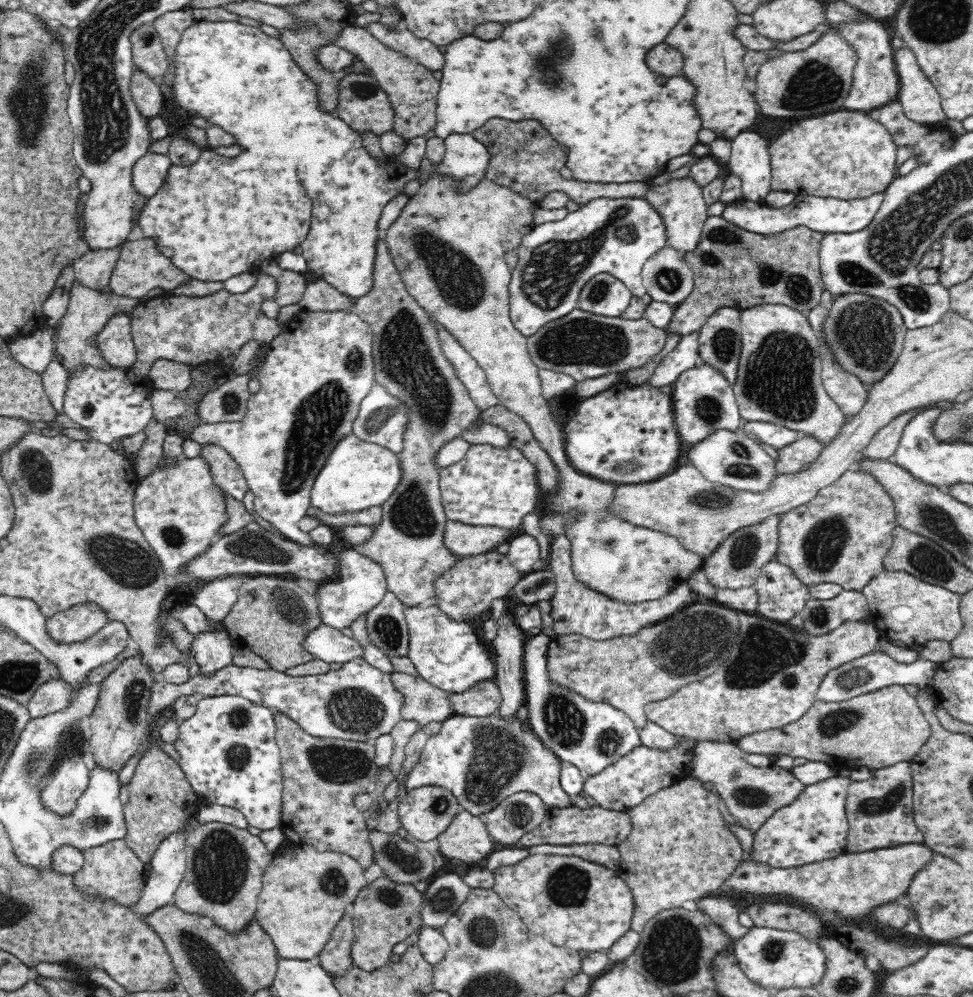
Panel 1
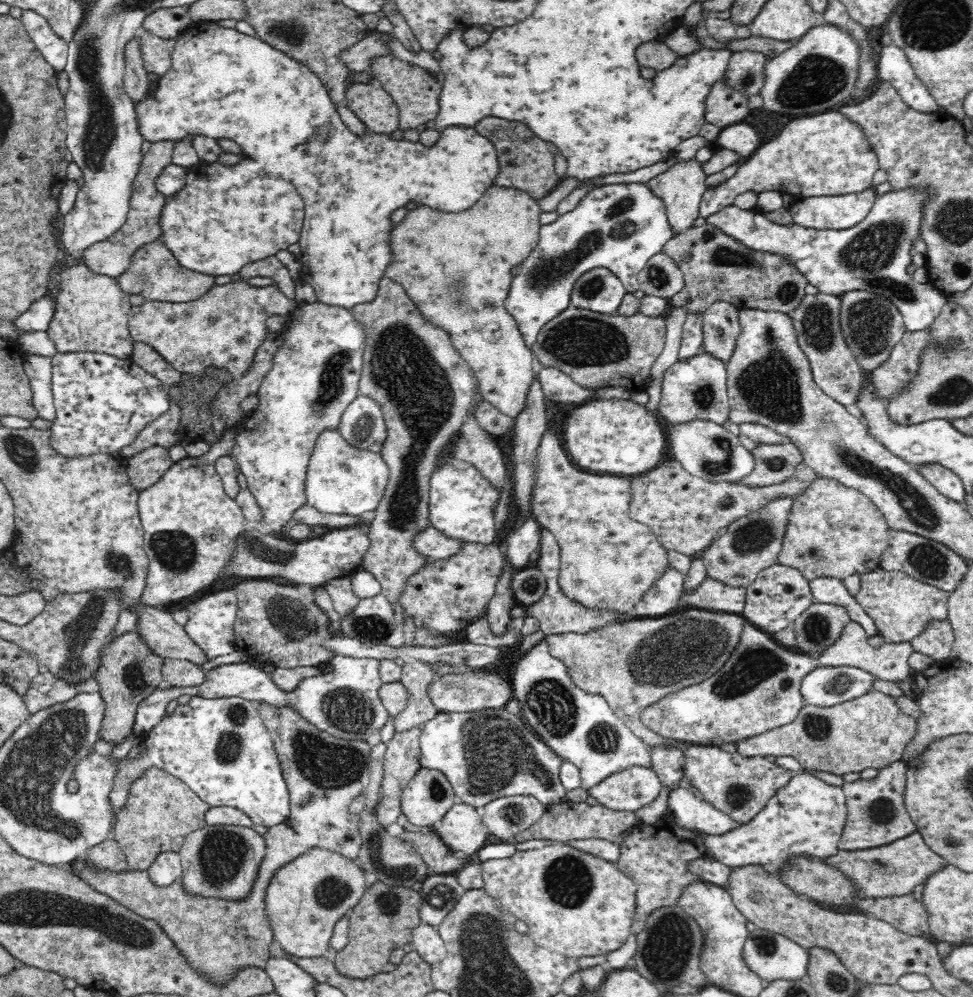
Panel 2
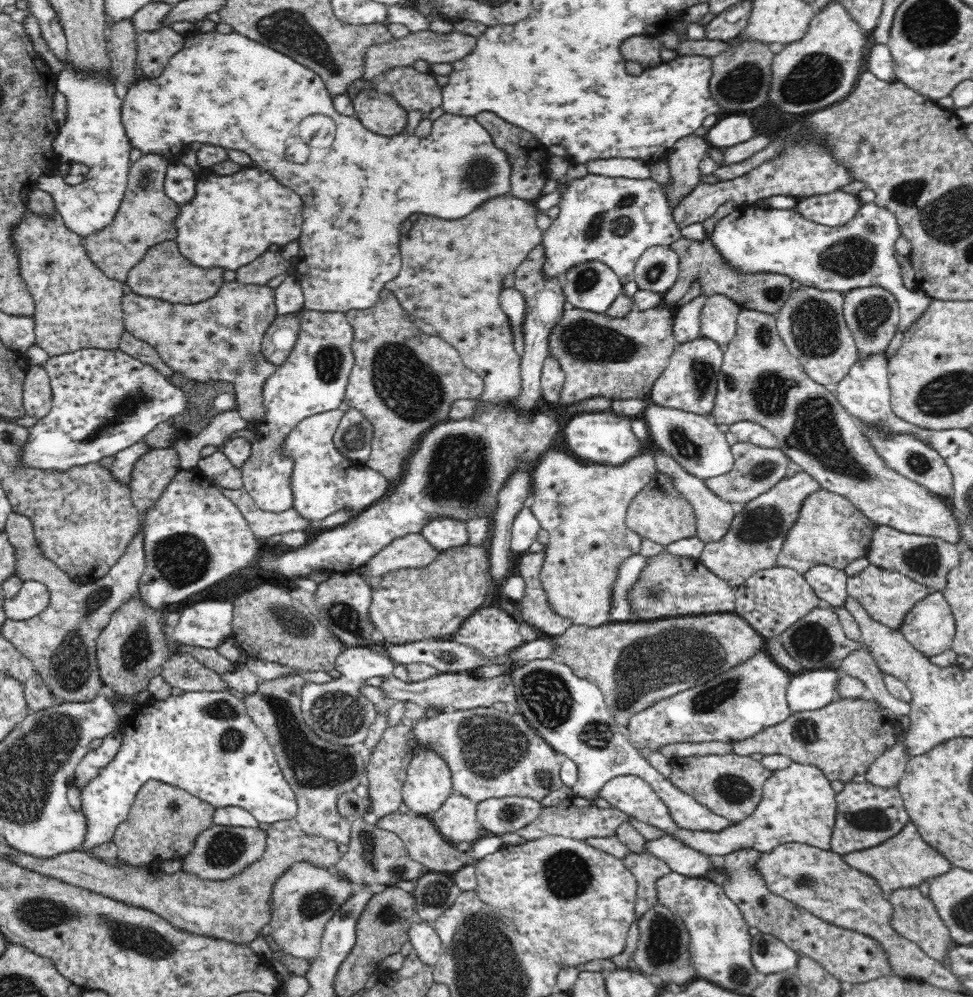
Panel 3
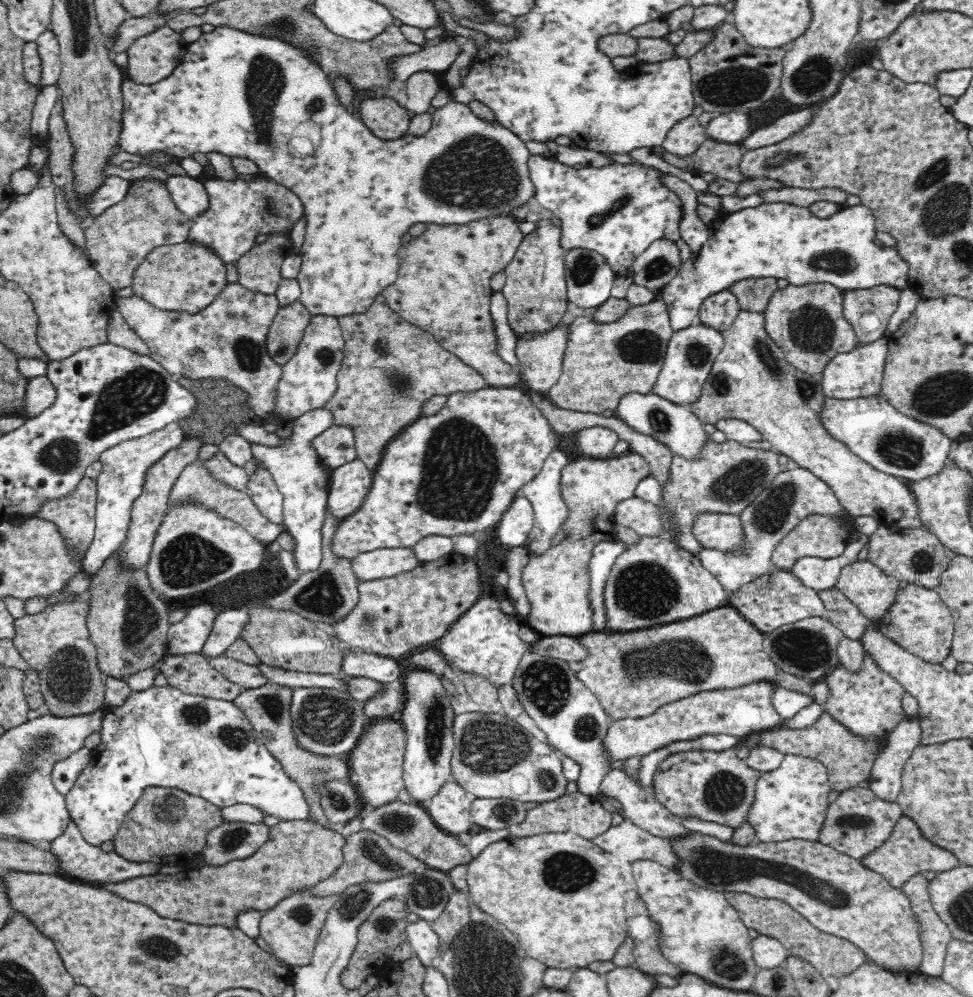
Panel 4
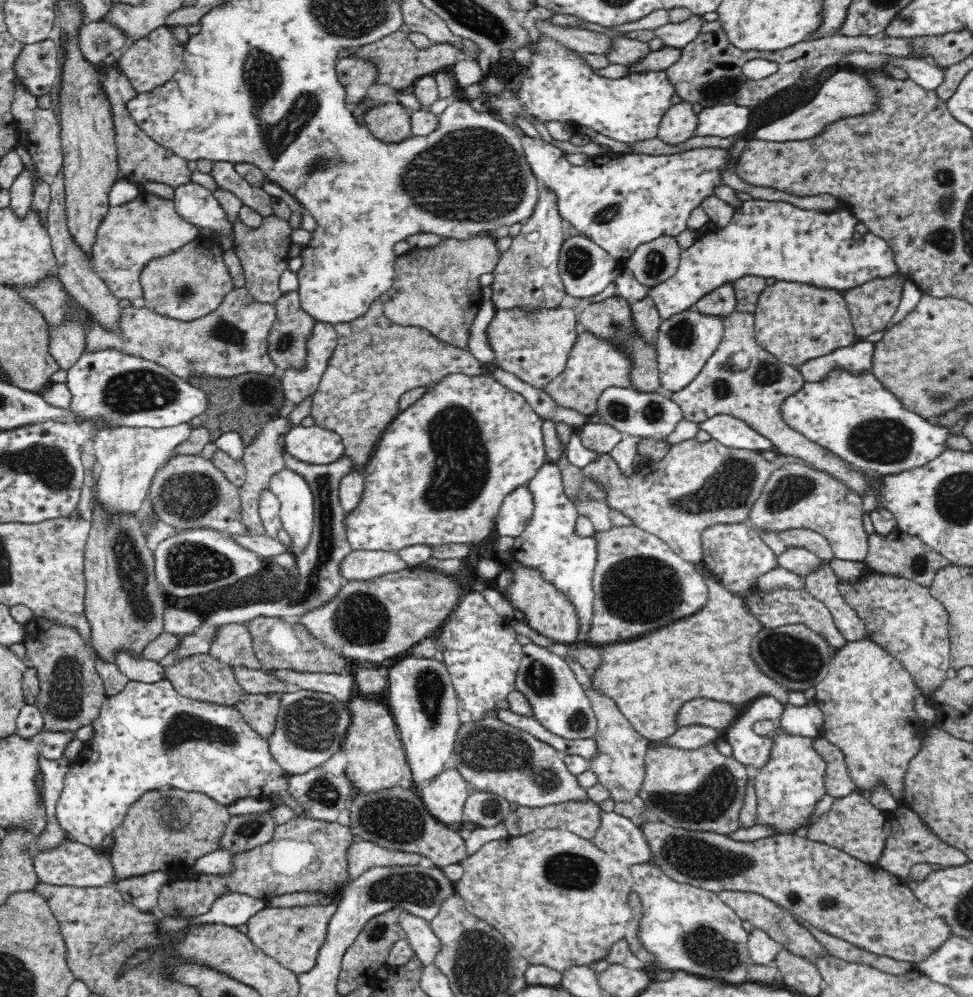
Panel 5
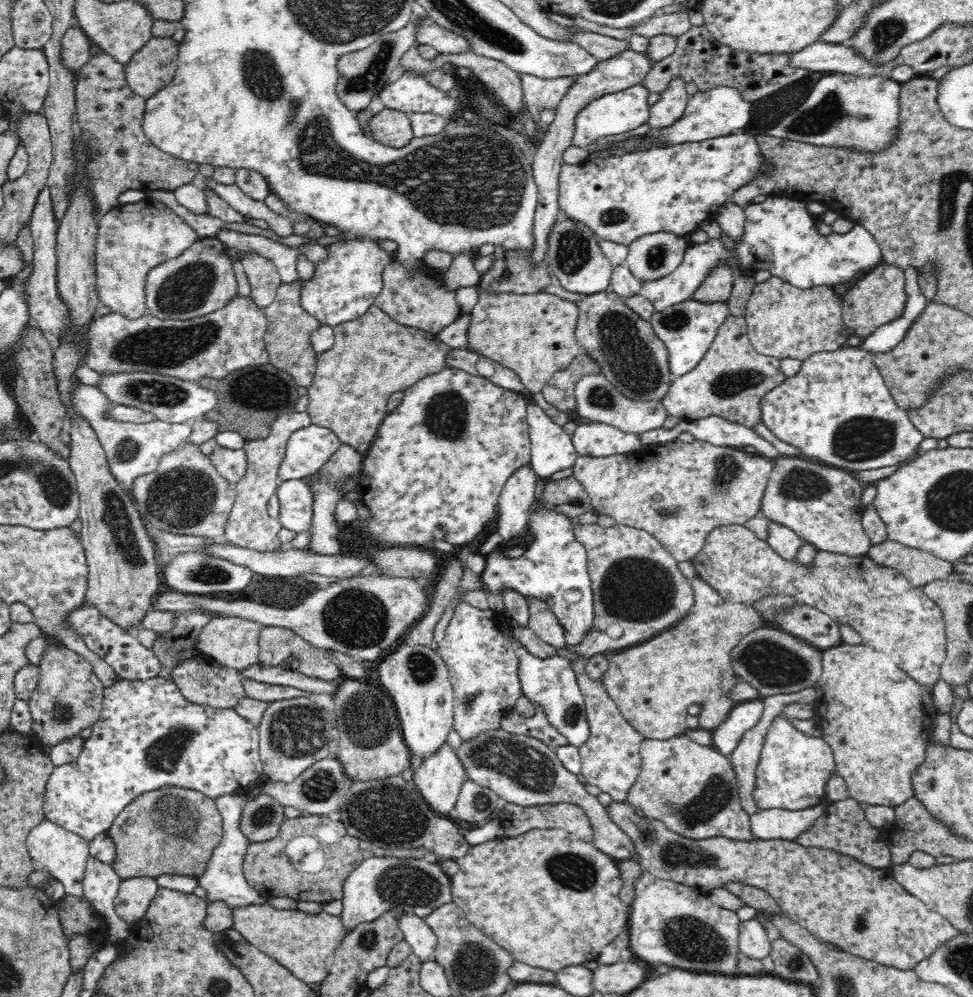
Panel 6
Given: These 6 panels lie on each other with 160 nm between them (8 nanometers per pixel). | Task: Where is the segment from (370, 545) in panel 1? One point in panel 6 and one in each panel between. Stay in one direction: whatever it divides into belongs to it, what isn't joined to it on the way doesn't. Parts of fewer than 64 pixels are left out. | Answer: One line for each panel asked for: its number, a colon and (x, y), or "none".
2: (411, 369)
3: (405, 381)
4: (391, 369)
5: (377, 361)
6: (373, 357)

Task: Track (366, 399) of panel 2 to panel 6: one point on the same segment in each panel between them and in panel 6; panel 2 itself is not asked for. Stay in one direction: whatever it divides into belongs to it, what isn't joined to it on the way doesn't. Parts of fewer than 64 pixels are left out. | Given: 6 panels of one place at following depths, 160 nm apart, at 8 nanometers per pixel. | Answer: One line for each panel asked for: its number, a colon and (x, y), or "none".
3: (353, 438)
4: (337, 445)
5: (316, 445)
6: (309, 448)

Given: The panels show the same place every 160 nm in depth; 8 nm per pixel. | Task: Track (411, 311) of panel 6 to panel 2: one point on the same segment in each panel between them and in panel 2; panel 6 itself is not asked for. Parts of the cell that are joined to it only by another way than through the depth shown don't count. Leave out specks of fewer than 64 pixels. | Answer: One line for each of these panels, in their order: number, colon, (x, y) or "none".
2: (457, 267)
3: (452, 271)
4: (443, 285)
5: (436, 288)

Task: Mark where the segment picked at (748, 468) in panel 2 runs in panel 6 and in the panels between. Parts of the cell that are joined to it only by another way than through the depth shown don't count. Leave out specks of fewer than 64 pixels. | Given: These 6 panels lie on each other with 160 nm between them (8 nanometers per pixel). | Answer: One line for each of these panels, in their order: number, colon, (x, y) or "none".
3: (695, 442)
4: (675, 426)
5: (655, 415)
6: (598, 400)

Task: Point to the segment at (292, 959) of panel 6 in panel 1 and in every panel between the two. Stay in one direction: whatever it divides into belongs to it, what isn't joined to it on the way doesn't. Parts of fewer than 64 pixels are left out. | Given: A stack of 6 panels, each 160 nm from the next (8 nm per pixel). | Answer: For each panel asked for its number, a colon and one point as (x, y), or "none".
1: (305, 892)
2: (305, 899)
3: (303, 899)
4: (292, 927)
5: (292, 936)

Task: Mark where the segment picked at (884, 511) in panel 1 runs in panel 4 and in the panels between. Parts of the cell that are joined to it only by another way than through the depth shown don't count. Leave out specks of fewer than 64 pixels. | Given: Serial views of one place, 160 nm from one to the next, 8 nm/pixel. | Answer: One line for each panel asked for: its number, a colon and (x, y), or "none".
2: (834, 531)
3: (830, 530)
4: (819, 535)

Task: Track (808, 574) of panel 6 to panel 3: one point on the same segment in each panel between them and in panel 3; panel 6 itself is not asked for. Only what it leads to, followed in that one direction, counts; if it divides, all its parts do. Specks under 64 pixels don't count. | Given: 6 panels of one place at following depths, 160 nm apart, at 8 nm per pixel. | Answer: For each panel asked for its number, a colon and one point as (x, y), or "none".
3: (930, 626)
4: (919, 620)
5: (900, 615)

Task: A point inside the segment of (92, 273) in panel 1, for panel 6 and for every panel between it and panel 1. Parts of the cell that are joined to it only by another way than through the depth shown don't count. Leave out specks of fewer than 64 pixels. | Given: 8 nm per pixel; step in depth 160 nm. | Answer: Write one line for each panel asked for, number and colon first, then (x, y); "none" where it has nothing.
2: (110, 257)
3: (146, 216)
4: (117, 241)
5: (131, 234)
6: (132, 239)

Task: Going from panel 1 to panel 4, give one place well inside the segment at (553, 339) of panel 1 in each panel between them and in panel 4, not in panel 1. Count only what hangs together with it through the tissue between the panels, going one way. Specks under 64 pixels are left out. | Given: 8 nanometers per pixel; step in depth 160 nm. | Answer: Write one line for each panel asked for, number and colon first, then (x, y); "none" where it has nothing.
2: (595, 350)
3: (618, 358)
4: (603, 361)

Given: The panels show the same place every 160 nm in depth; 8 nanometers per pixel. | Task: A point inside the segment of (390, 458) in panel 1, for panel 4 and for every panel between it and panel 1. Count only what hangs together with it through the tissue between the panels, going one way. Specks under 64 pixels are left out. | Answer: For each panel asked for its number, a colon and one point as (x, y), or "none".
2: (341, 479)
3: (324, 481)
4: (303, 478)

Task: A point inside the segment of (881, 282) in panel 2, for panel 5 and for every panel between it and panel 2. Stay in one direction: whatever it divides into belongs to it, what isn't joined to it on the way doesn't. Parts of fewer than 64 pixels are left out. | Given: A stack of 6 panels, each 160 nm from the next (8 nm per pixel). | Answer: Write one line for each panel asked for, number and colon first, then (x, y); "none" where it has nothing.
3: (861, 253)
4: (780, 240)
5: (770, 239)

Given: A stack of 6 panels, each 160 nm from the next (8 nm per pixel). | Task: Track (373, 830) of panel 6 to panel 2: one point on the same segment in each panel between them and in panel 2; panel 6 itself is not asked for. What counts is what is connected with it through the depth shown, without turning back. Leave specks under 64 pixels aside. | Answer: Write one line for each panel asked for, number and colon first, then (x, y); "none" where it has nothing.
2: (431, 848)
3: (425, 845)
4: (408, 827)
5: (396, 818)

